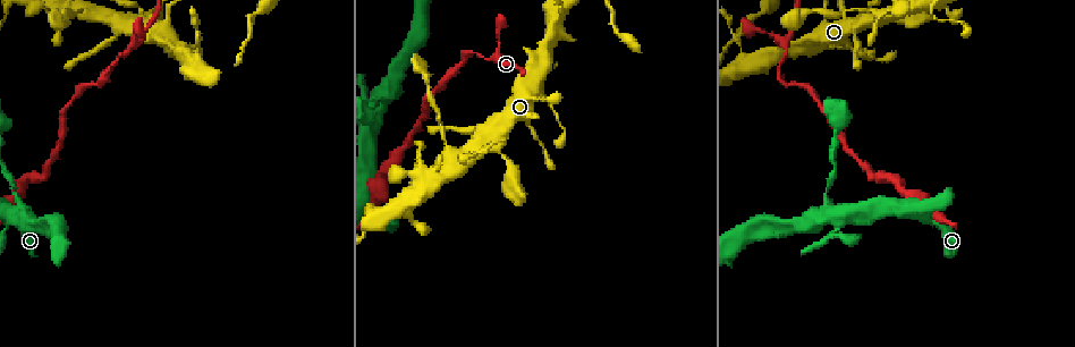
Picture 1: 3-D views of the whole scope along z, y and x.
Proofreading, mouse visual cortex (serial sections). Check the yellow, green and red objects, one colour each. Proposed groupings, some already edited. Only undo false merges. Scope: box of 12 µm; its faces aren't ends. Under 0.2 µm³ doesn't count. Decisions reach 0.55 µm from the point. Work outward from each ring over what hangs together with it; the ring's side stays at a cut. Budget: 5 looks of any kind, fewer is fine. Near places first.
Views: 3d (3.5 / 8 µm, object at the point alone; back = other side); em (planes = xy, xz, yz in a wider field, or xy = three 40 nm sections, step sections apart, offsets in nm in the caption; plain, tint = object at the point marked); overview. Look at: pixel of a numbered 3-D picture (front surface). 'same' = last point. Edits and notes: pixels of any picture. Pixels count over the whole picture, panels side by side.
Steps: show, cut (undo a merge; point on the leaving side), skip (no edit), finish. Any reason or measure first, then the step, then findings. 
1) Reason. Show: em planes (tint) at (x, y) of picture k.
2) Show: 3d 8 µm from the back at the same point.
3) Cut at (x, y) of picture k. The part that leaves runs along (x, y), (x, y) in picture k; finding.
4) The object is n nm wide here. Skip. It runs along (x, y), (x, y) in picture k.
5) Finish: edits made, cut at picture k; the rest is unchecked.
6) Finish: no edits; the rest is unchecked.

Arms part here. Show: em xy step 5 (tint) at (196, 68) of picture 1.

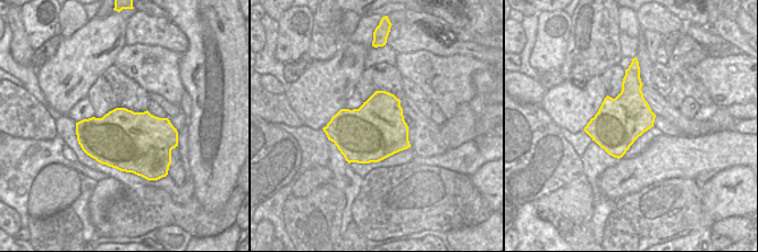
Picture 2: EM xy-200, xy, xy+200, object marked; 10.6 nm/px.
Show: 3d 3.5 µm at the same point.

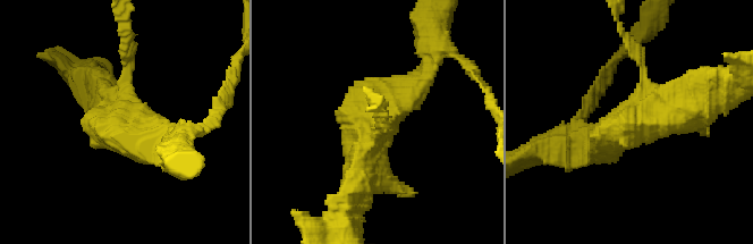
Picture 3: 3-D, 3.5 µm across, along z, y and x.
The object is 600 nm wide here. Skip. It runs along (350, 201), (369, 123), (417, 85) in picture 3; one cell here.

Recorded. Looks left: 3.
Thin neck. Show: 3d 3.5 µm at (783, 59) of picture 1.

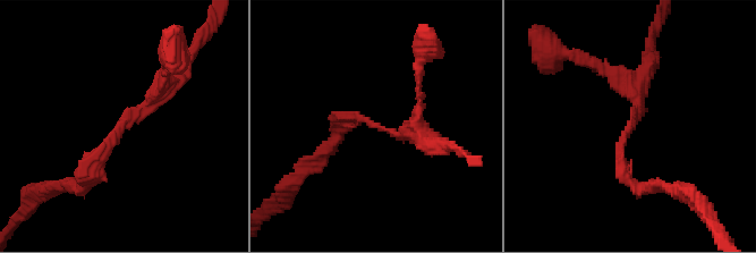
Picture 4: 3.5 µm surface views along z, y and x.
Show: em planes (tint) at (633, 120) of picture 4.

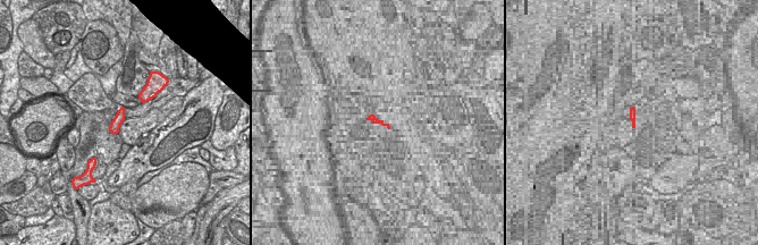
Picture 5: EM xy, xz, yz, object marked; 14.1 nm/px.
The object is 140 nm wide here. Skip. It runs along (178, 64), (108, 136), (87, 175) in picture 4; one cell here.

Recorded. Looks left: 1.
Finish: no edits; the rest is unchecked.

